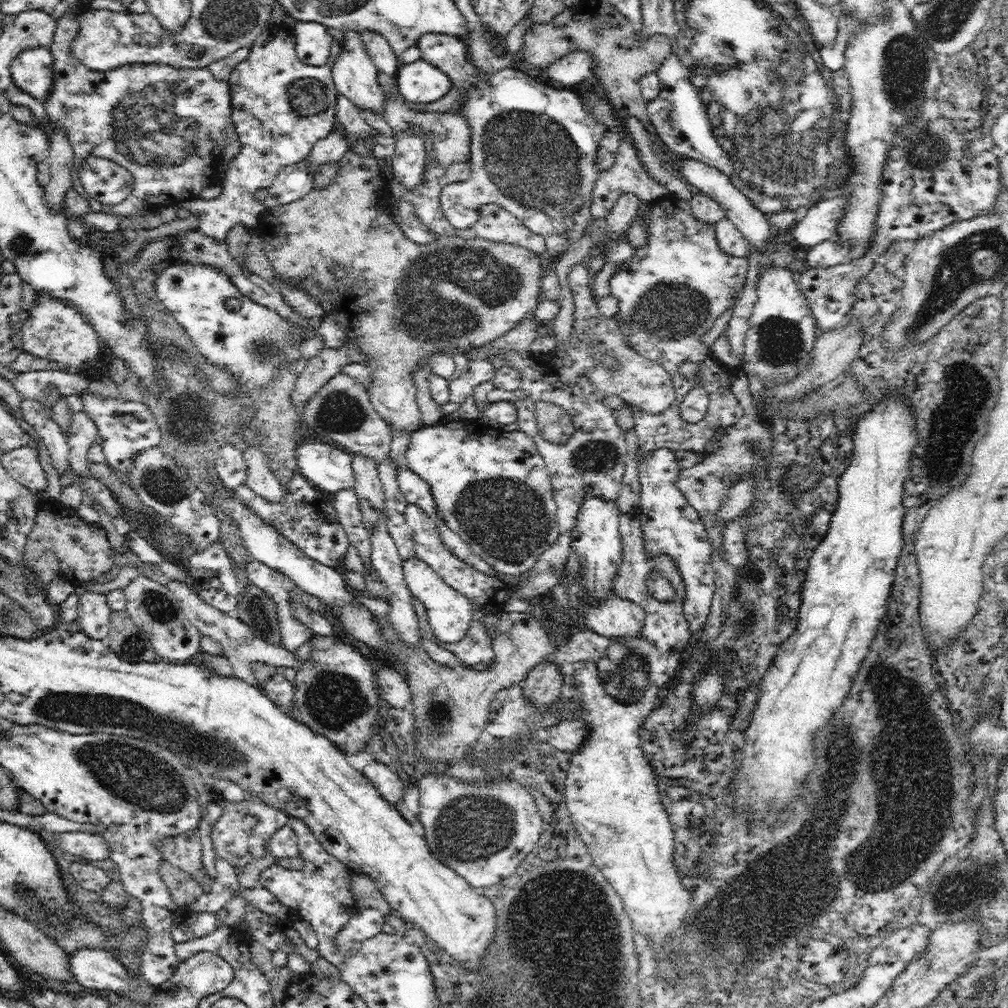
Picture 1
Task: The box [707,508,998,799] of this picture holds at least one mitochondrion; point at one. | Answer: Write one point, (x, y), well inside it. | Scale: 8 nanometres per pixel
(932, 755)

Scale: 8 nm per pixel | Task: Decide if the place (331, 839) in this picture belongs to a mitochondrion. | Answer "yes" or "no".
no

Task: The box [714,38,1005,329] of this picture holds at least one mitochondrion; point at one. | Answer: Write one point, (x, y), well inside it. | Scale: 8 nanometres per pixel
(964, 76)

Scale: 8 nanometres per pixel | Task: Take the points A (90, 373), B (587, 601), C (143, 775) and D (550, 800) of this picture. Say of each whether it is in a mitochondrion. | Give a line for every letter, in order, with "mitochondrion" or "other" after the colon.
A: other
B: other
C: mitochondrion
D: other

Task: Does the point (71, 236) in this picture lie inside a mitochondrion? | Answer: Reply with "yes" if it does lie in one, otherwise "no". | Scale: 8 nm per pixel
no

